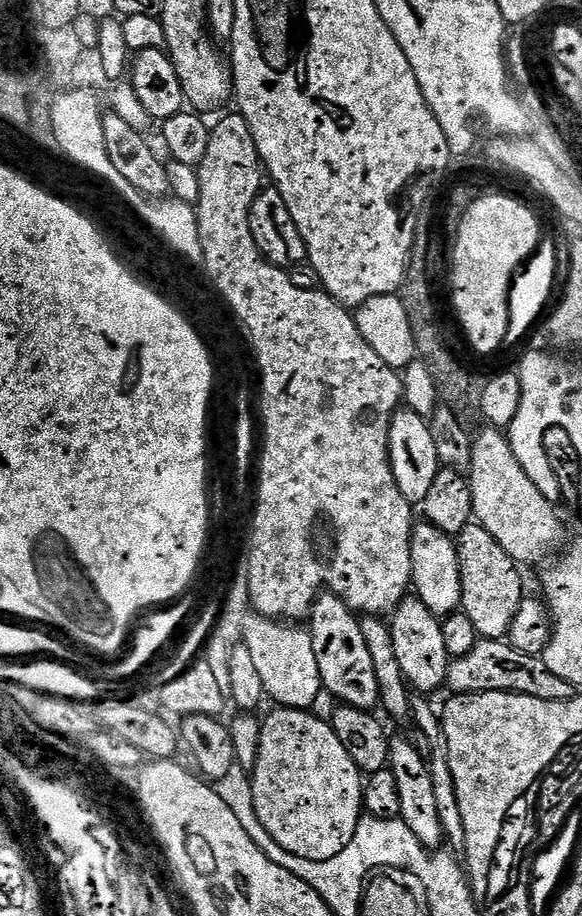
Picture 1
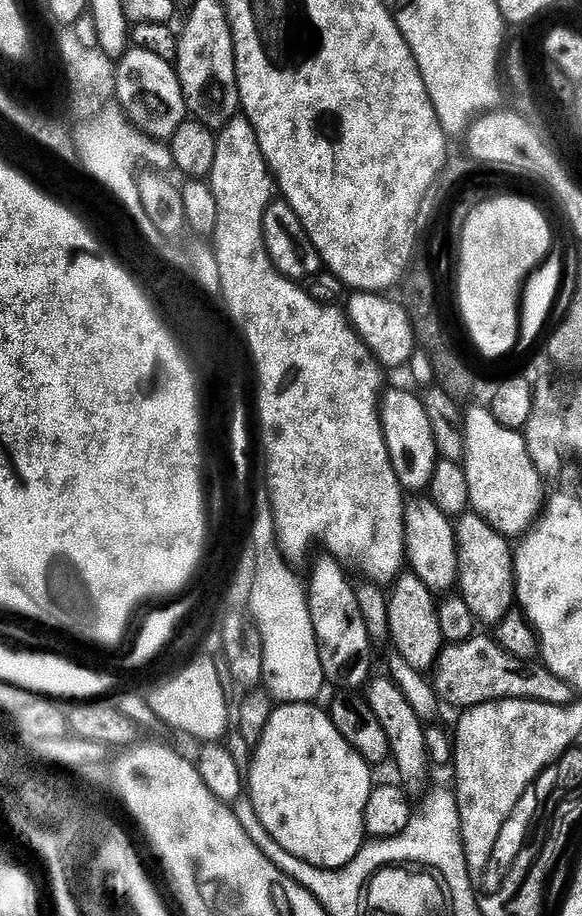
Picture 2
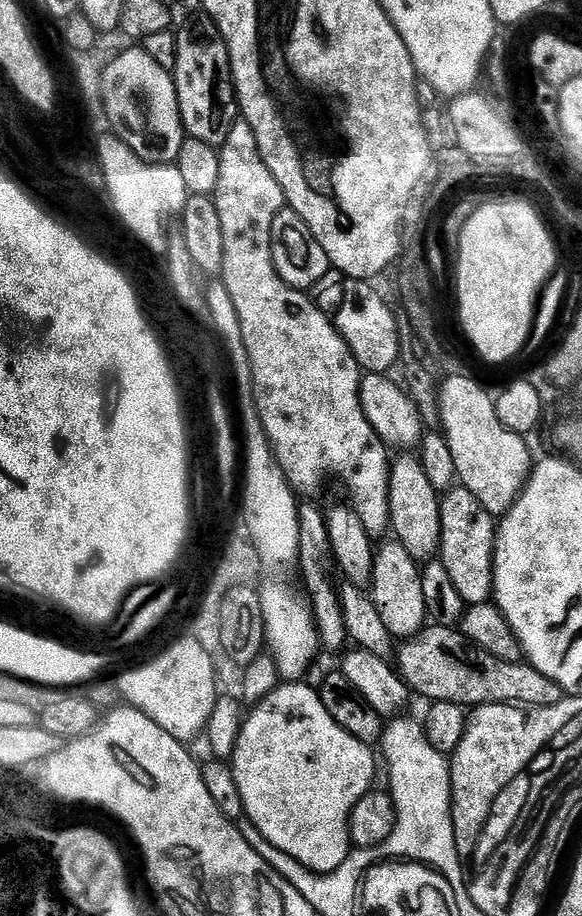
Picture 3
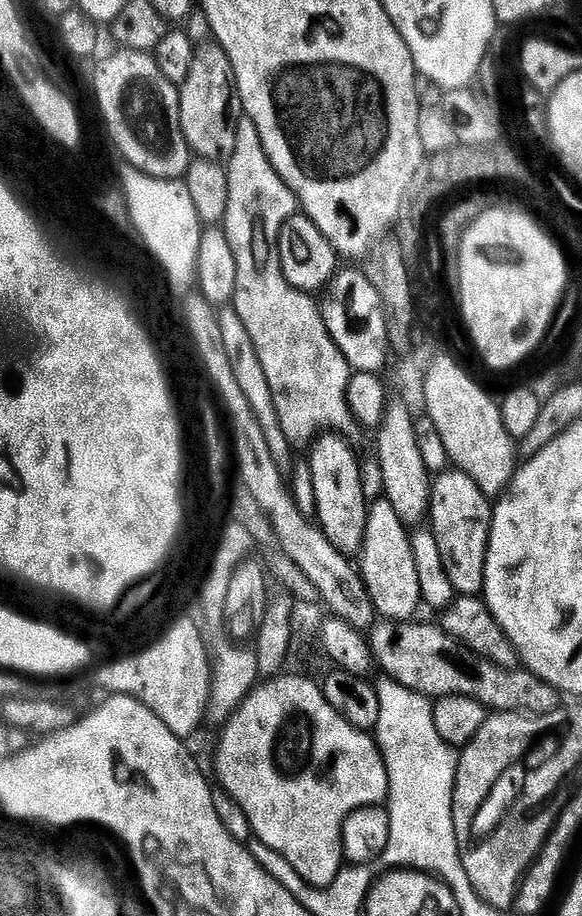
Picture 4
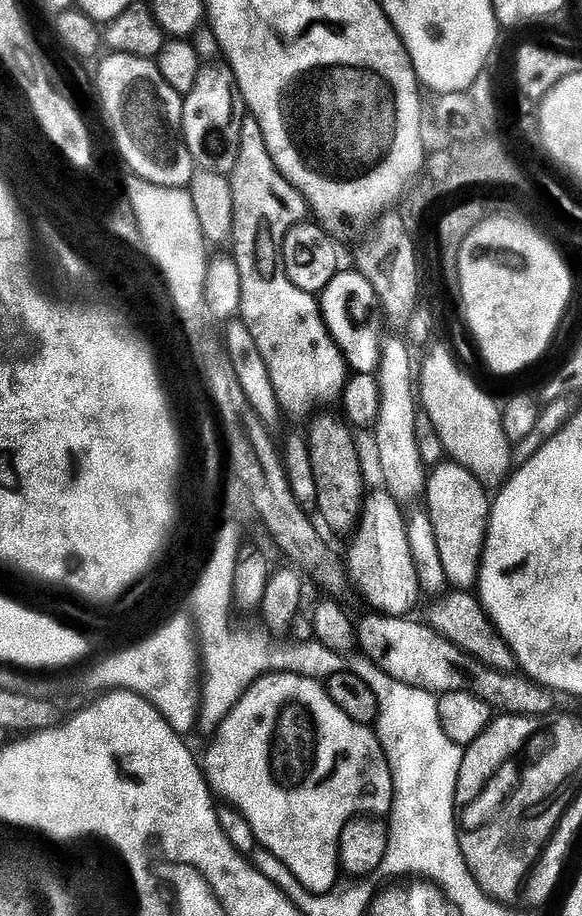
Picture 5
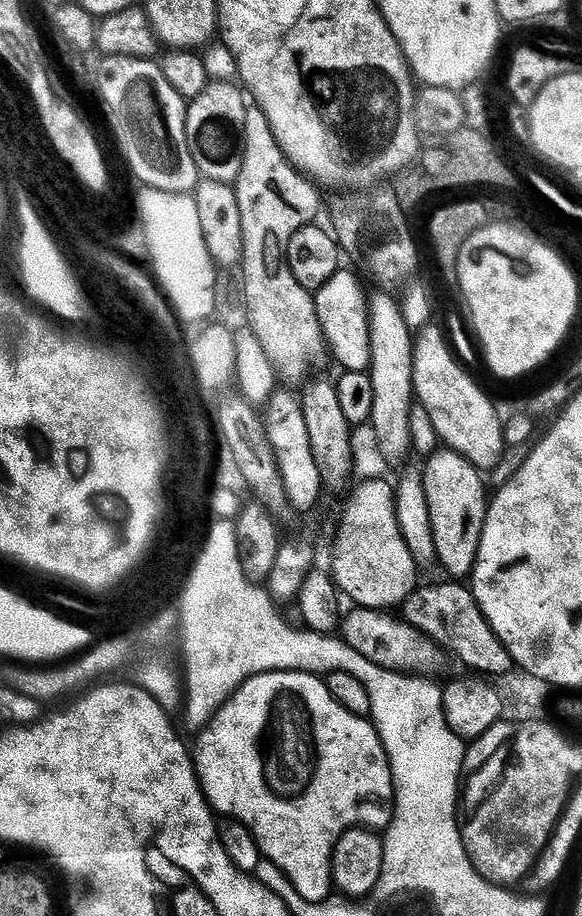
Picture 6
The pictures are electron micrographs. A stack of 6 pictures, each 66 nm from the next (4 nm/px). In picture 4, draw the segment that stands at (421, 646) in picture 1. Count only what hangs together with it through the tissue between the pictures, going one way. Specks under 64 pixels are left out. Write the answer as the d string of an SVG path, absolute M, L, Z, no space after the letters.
M384 498L378 500L377 504L373 503L368 509L364 545L358 553L358 571L364 587L369 592L369 598L372 599L375 611L385 621L408 622L415 617L412 615L422 608L412 536L394 512L393 506Z

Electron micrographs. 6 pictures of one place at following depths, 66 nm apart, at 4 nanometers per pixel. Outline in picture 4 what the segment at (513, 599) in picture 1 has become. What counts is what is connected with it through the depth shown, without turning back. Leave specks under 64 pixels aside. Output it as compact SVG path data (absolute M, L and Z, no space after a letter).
M459 470L441 471L431 481L431 487L427 519L432 520L430 531L438 544L442 565L453 583L453 590L461 596L480 596L484 591L493 501L481 490L474 478Z

